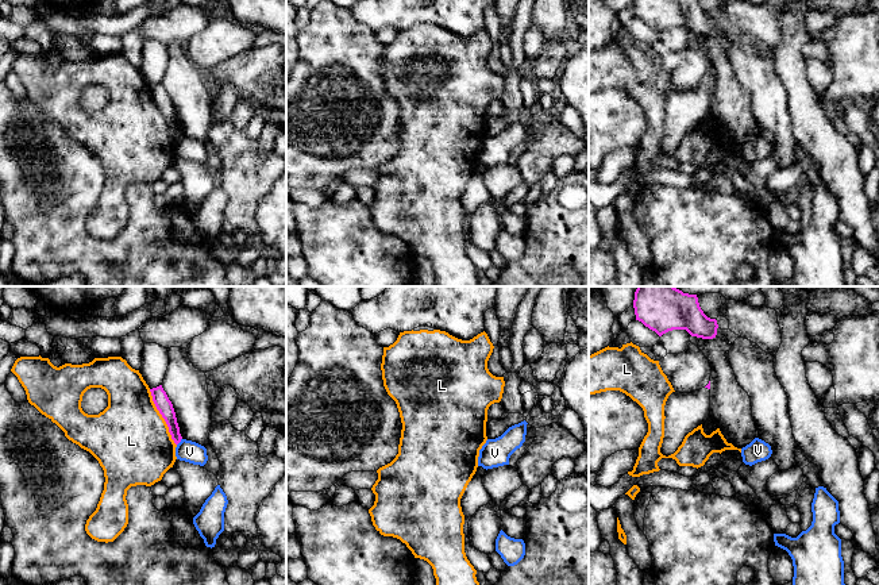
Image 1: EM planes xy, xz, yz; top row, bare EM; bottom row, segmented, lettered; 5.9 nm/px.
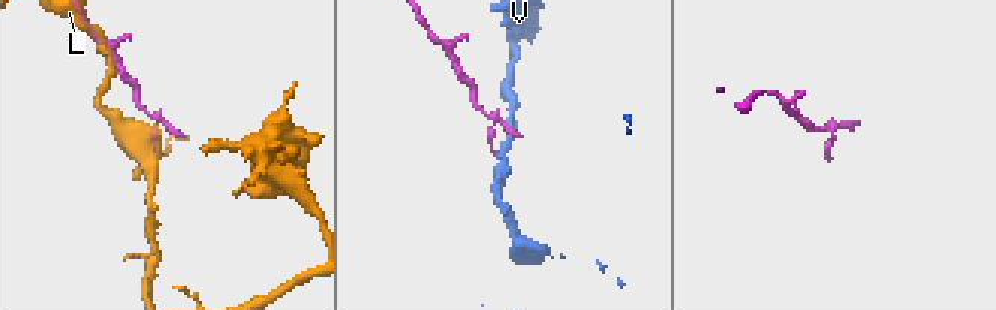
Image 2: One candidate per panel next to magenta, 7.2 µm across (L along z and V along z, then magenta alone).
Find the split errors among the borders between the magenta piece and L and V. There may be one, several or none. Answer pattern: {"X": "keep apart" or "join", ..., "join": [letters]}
{"L": "keep apart", "V": "keep apart", "join": []}

